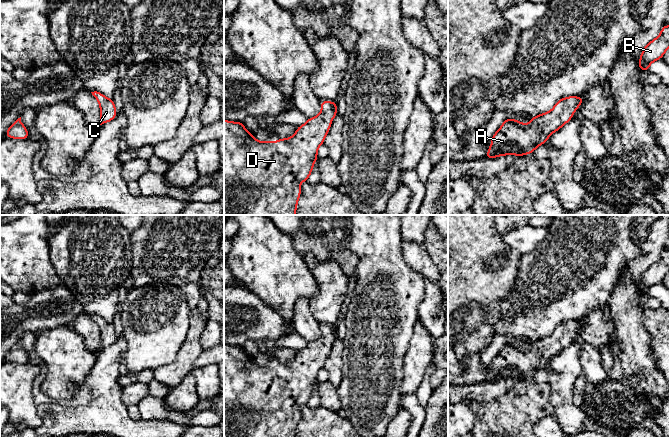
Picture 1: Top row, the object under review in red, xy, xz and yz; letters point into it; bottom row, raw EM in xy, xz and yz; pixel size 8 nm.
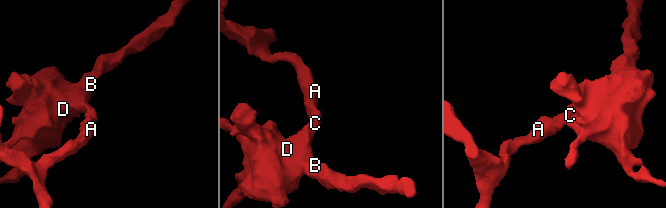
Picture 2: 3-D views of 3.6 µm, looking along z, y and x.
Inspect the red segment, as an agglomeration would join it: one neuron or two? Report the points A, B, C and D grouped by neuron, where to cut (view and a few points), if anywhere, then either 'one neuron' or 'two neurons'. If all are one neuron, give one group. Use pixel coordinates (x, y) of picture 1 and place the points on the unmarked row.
A B C D; no cut; one neuron

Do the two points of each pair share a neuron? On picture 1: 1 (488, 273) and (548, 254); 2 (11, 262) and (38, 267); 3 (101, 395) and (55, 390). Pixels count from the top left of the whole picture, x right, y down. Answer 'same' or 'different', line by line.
1: different
2: same
3: different

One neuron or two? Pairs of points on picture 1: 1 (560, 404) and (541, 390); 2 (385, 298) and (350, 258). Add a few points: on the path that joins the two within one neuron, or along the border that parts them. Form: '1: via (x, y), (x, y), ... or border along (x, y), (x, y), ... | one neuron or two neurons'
1: border along (547, 383), (550, 388), (550, 403), (553, 414) | two neurons
2: border along (347, 243), (347, 248), (357, 257), (356, 278) | two neurons

